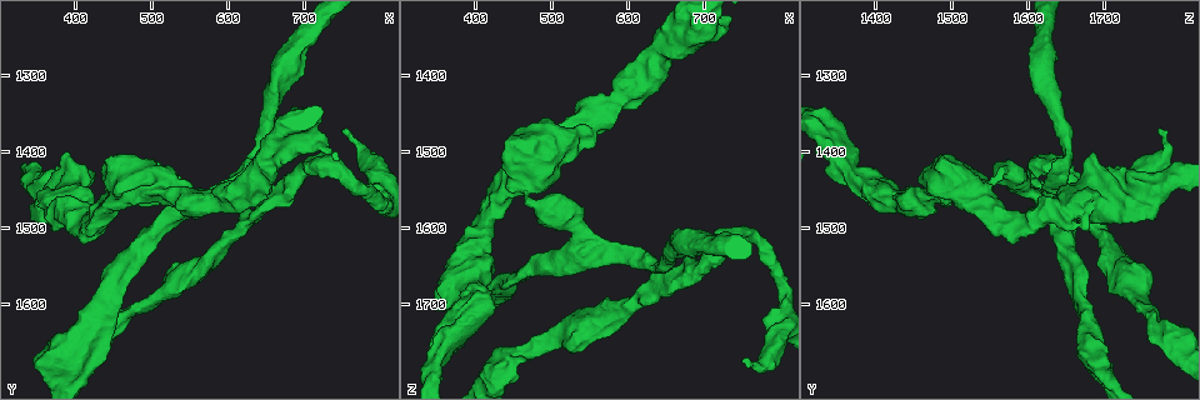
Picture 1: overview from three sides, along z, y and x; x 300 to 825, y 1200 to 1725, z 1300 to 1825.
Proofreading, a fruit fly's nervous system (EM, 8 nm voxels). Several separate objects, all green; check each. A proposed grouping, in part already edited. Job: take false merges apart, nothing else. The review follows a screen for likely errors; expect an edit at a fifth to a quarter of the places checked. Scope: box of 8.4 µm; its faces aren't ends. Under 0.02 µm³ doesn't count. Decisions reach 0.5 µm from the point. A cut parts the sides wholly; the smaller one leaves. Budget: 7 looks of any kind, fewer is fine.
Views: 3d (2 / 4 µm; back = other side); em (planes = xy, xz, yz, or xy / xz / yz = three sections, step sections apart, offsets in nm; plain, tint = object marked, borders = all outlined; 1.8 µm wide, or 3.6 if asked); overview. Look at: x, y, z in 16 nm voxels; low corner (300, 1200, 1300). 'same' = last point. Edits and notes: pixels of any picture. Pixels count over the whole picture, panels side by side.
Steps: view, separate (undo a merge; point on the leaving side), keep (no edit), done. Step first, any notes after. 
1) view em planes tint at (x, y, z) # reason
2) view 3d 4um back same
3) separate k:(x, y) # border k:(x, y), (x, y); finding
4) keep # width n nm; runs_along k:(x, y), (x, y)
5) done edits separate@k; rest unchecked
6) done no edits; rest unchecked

view em planes plain at (675, 1395, 1355) # sudden change in width

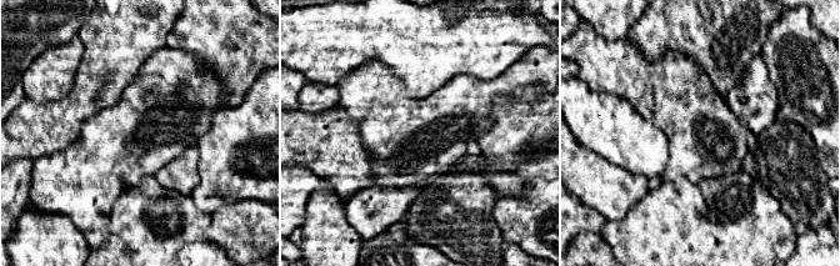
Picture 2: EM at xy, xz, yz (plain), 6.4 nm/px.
view em planes tint same

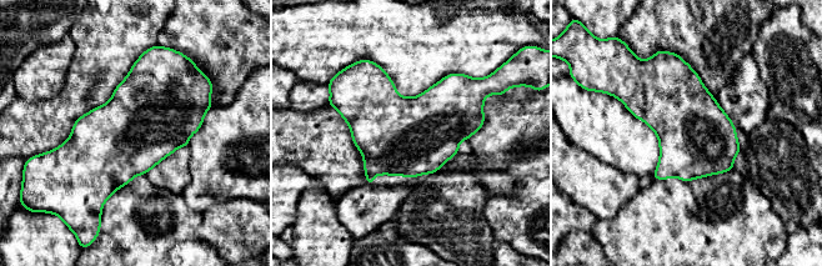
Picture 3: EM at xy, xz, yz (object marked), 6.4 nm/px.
keep # width 480 nm; all the same cell

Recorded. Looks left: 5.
view 3d 4um at (390, 1440, 1700) # calibre changes

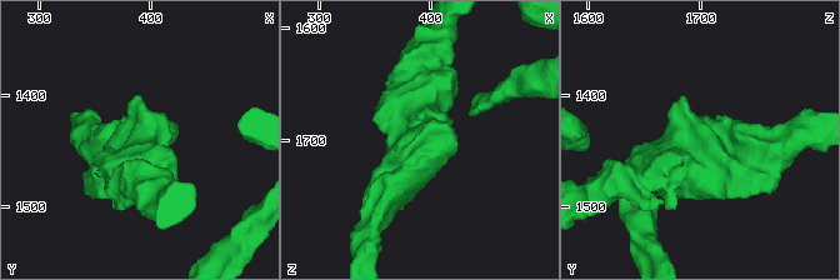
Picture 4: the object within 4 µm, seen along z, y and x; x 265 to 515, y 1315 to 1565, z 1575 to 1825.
view em 3.6um planes tint at (390, 1442, 1700) # now the EM

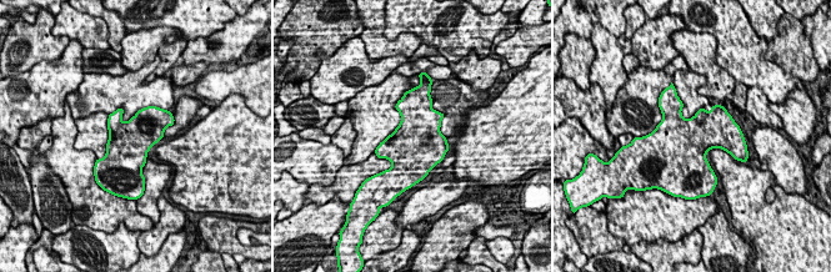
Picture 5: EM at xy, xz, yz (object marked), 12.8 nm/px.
keep # one cell here

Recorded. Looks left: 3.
view em 3.6um planes plain at (535, 1450, 1600) # thick turns thin

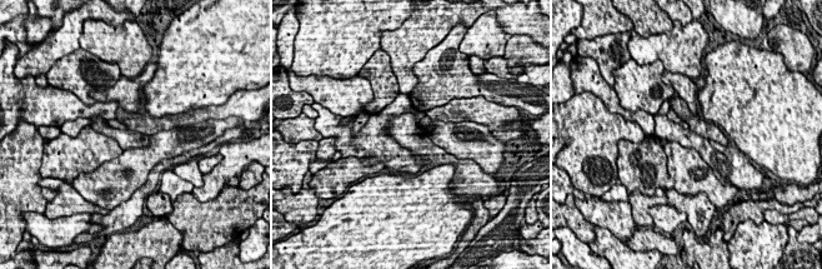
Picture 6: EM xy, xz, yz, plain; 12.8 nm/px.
view em 3.6um planes tint same # where the object lies

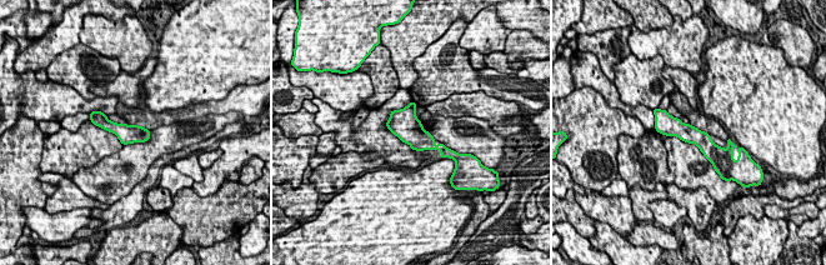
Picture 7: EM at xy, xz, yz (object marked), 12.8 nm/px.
keep # width 240 nm; all the same cell

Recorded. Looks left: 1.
done no edits; rest unchecked

